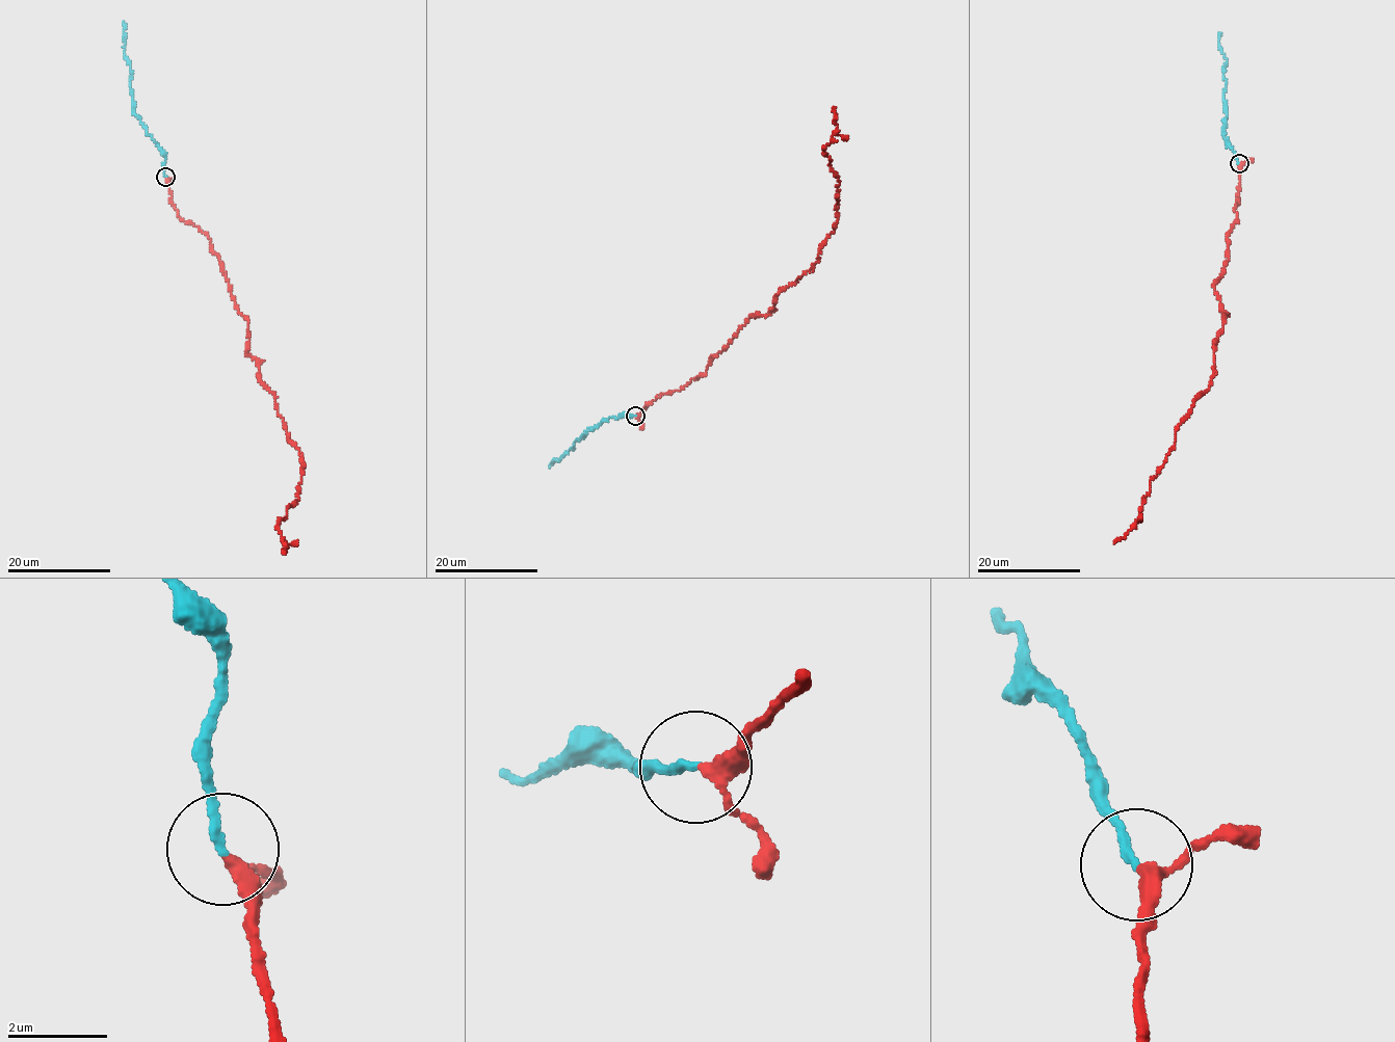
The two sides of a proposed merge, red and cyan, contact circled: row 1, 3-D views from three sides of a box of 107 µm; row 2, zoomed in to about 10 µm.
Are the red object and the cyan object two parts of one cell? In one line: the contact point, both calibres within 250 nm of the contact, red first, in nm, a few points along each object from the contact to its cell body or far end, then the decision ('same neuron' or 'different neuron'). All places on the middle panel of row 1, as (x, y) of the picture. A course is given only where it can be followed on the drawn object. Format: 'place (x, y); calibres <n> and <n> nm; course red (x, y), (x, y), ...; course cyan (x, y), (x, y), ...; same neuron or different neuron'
place (635, 416); calibres 240 and 170 nm; course red (635, 416), (705, 372), (819, 259), (838, 214), (839, 181), (824, 148), (834, 108); course cyan (635, 416), (603, 420), (558, 461), (553, 459), (549, 468); same neuron

